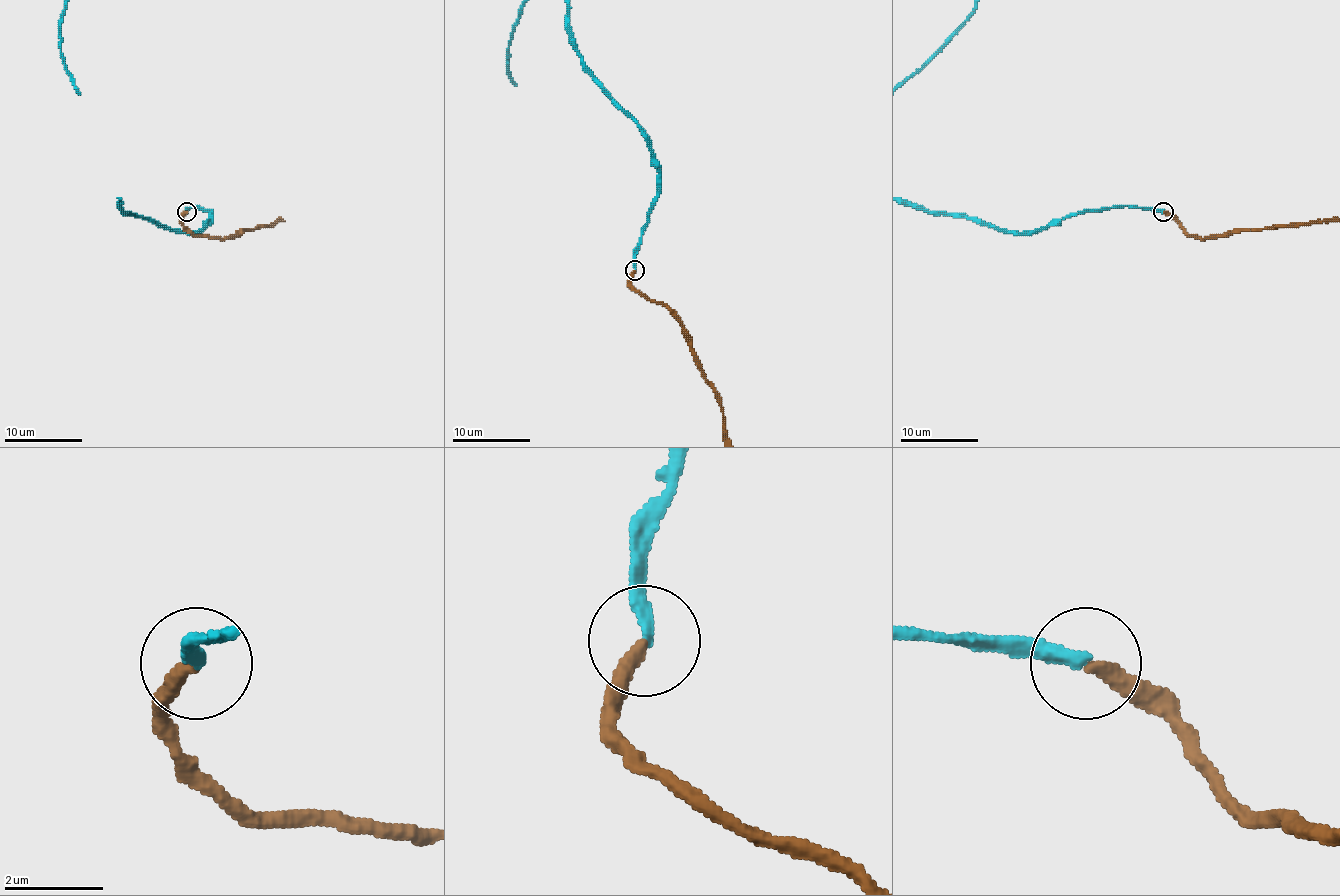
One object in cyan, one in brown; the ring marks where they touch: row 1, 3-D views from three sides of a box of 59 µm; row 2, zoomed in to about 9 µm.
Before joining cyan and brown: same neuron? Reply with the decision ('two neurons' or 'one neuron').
one neuron

